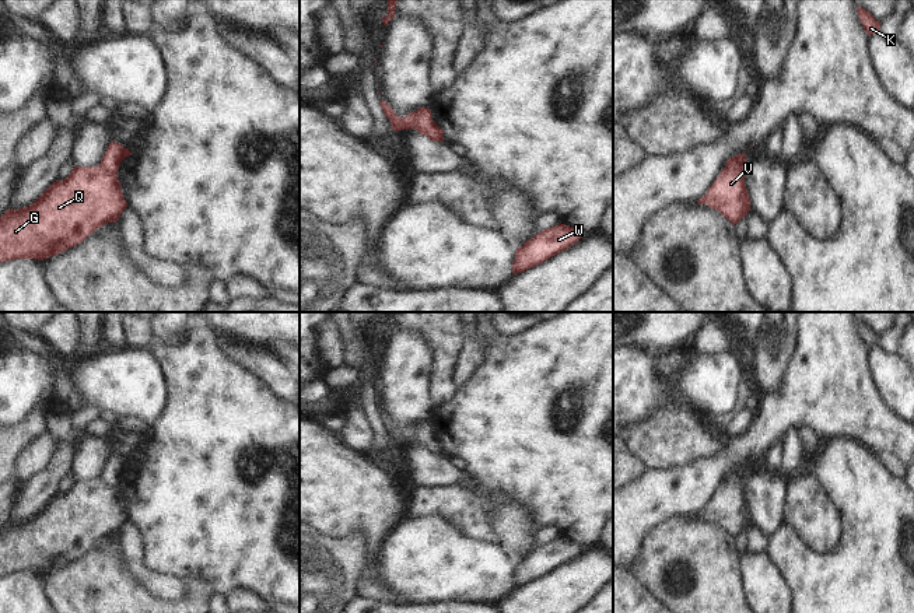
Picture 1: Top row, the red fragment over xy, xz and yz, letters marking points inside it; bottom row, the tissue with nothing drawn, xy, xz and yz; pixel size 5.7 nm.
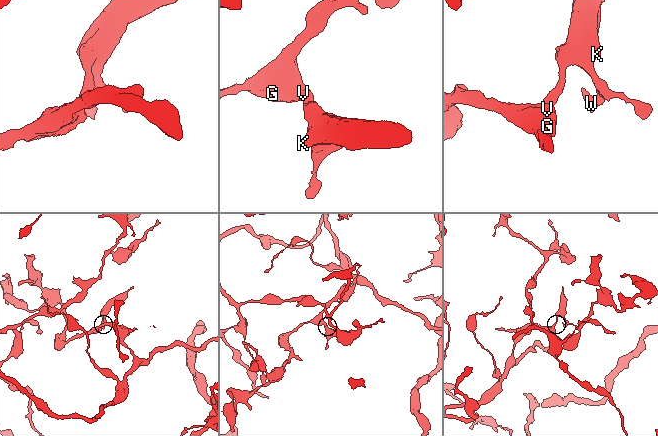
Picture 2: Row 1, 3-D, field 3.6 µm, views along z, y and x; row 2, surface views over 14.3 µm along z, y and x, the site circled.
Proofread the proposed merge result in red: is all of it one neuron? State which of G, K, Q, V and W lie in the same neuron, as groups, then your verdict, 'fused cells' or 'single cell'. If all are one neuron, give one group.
groups G Q V / K W; fused cells

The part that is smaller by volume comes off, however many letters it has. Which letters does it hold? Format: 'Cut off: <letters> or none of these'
Cut off: K, W

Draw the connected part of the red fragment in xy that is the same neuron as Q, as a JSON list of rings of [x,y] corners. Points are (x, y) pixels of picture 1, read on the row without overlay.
[[[101,479],[74,480],[66,493],[53,495],[31,519],[8,522],[0,530],[0,577],[59,568],[81,557],[99,540],[118,535],[126,521],[118,487]]]

